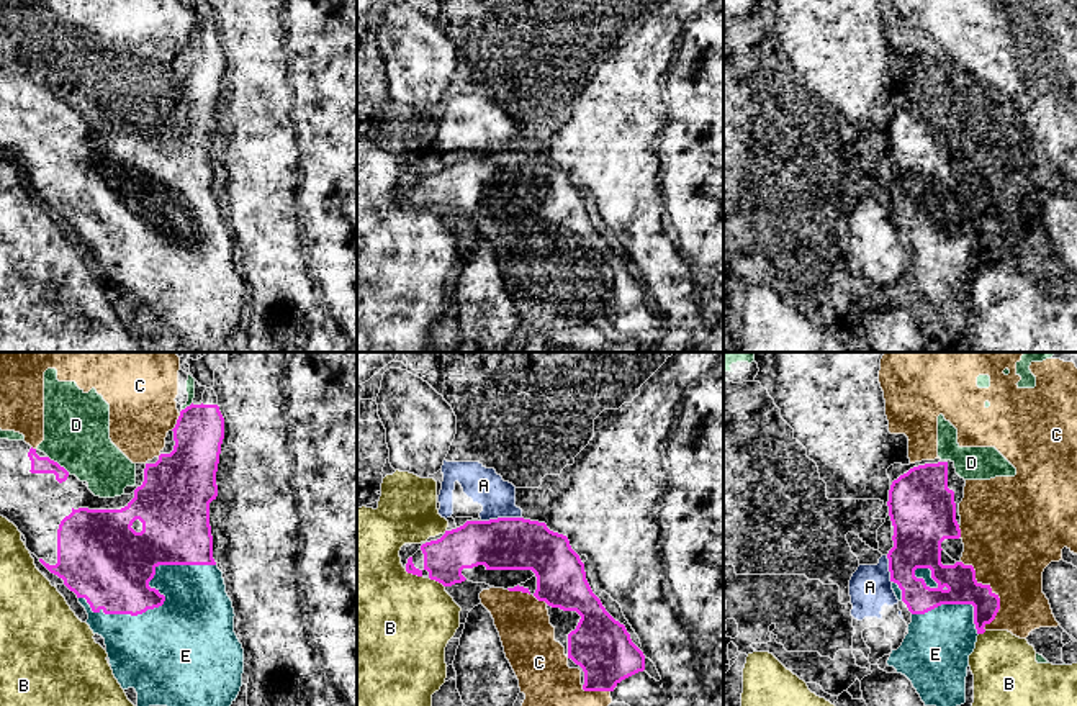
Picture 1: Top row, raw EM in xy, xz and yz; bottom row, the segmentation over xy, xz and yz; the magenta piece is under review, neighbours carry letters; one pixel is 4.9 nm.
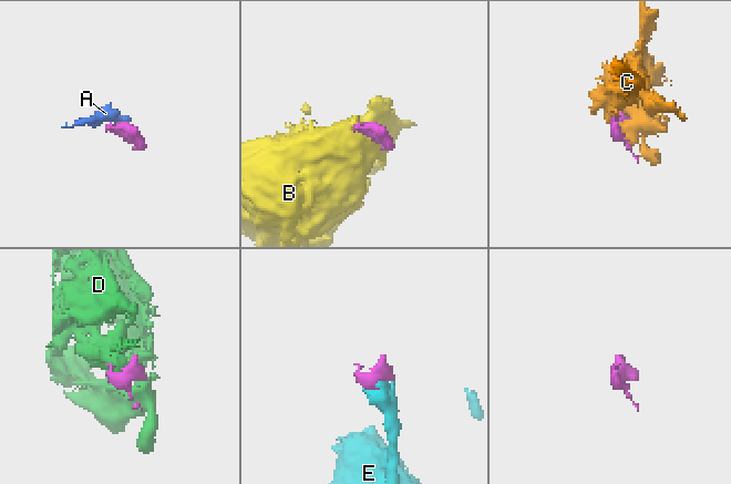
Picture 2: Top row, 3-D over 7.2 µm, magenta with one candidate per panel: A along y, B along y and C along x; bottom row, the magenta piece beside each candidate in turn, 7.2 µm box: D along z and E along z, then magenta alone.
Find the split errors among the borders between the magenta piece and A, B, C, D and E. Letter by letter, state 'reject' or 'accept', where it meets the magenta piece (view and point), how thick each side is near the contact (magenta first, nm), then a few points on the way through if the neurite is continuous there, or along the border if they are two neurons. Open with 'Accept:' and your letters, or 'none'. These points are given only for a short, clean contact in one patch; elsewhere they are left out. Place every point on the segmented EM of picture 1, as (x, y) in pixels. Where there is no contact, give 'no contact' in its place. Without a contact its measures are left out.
Accept: E
A: reject; contact xz (501, 518); calibres 260 and 180 nm
B: reject; contact xz (413, 574); calibres 50 and 500 nm
C: reject; contact yz (991, 590); calibres 160 and 420 nm
D: reject; contact xy (58, 464); calibres 80 and 320 nm
E: accept; contact xy (164, 598); calibres 320 and 460 nm

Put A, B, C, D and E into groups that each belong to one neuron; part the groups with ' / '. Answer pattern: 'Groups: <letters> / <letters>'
Groups: A / B / C D / E

